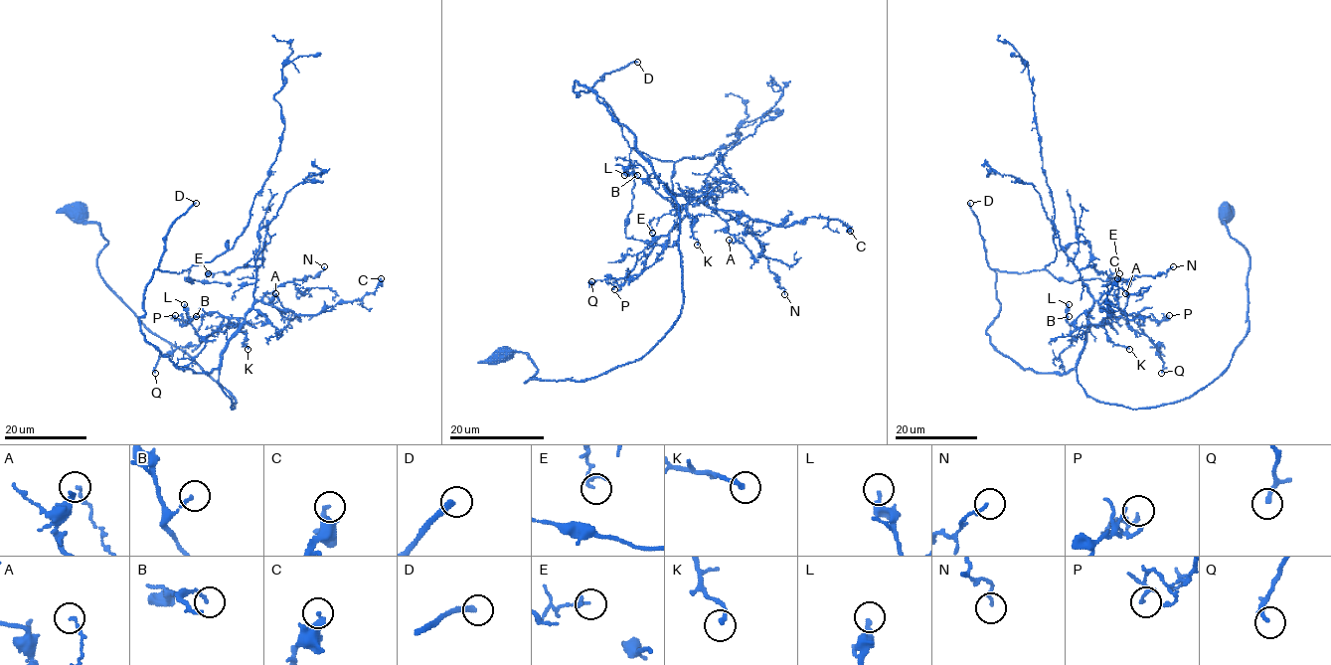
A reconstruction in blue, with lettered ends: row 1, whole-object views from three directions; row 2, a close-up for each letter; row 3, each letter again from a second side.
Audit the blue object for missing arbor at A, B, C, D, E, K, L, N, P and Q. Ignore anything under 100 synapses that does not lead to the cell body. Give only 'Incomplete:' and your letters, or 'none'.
Incomplete: D

